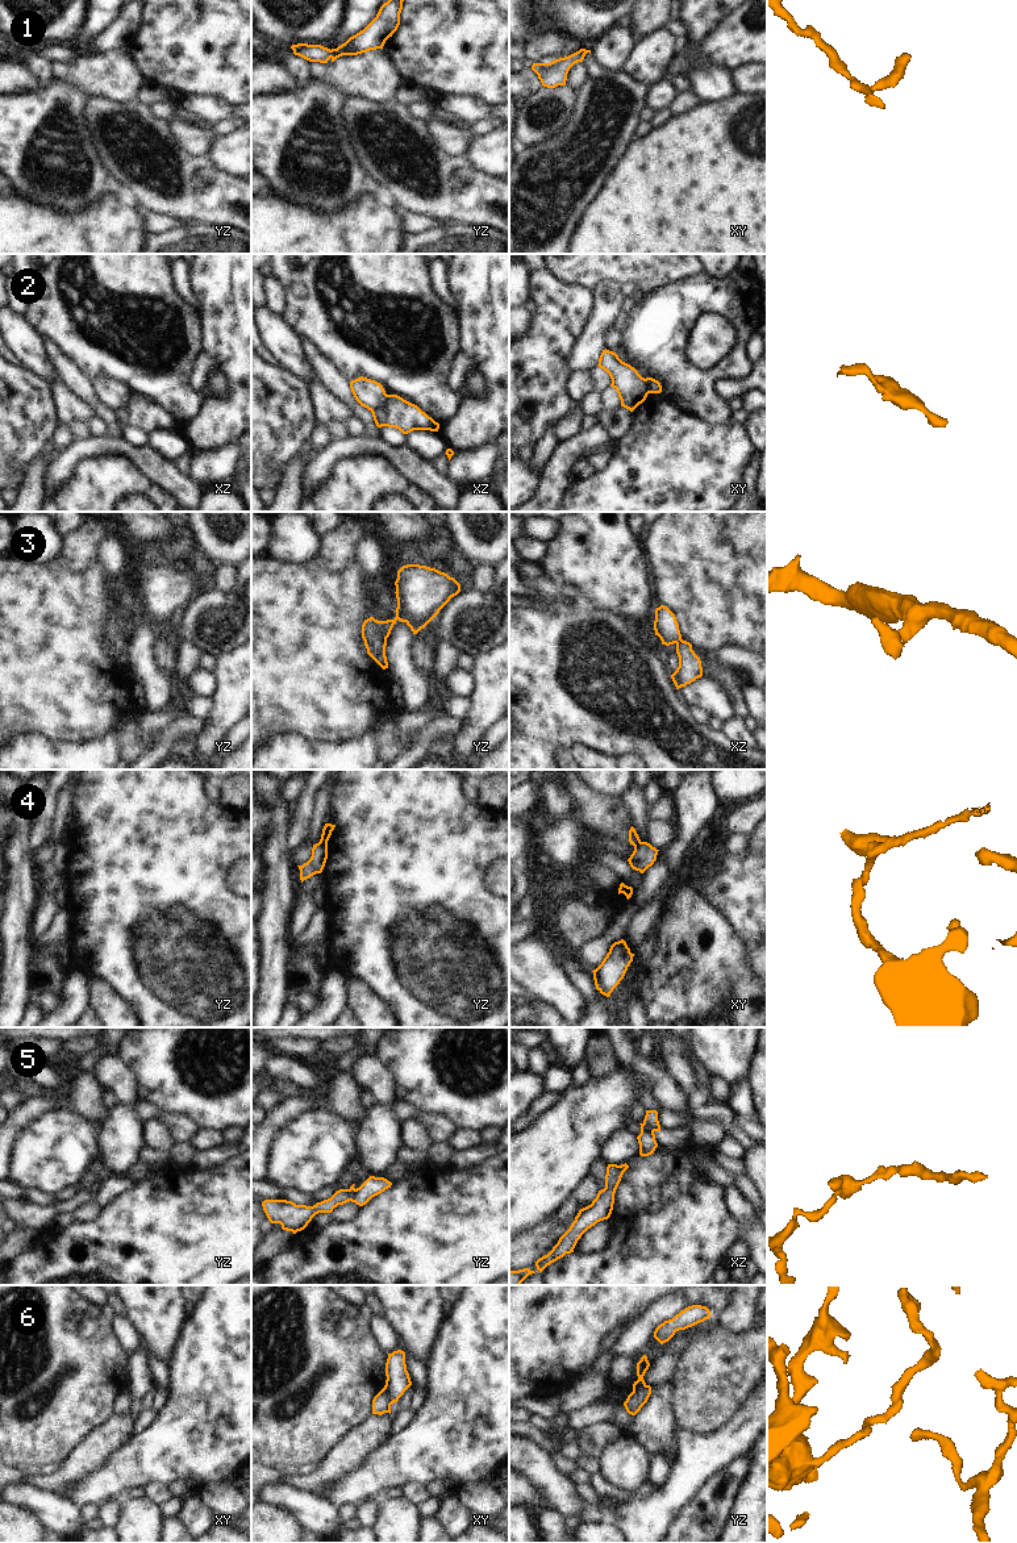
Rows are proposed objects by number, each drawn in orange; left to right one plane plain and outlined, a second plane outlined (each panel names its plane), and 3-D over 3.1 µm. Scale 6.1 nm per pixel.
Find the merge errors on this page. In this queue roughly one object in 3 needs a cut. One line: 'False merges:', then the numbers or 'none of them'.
False merges: 1, 2, 3, 4, 6

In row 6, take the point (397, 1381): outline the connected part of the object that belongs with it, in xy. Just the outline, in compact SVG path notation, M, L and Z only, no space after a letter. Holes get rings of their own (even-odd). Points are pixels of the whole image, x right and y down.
M401 1350L388 1354L385 1363L385 1390L388 1392L388 1413L391 1414L391 1405L397 1402L404 1392L412 1385L405 1364L405 1352Z

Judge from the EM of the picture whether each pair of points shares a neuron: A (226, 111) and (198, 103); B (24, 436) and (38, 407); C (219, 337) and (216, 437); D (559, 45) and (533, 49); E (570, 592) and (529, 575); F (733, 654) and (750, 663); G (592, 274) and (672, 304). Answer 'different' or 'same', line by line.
A: same
B: same
C: same
D: same
E: different
F: same
G: different

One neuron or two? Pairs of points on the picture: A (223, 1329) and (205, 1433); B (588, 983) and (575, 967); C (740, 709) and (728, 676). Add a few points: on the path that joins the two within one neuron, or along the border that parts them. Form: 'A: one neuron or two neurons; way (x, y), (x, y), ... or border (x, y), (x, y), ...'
A: one neuron; way (223, 1355), (223, 1406)
B: one neuron; way (584, 979), (576, 971)
C: one neuron; way (737, 701), (729, 684)

